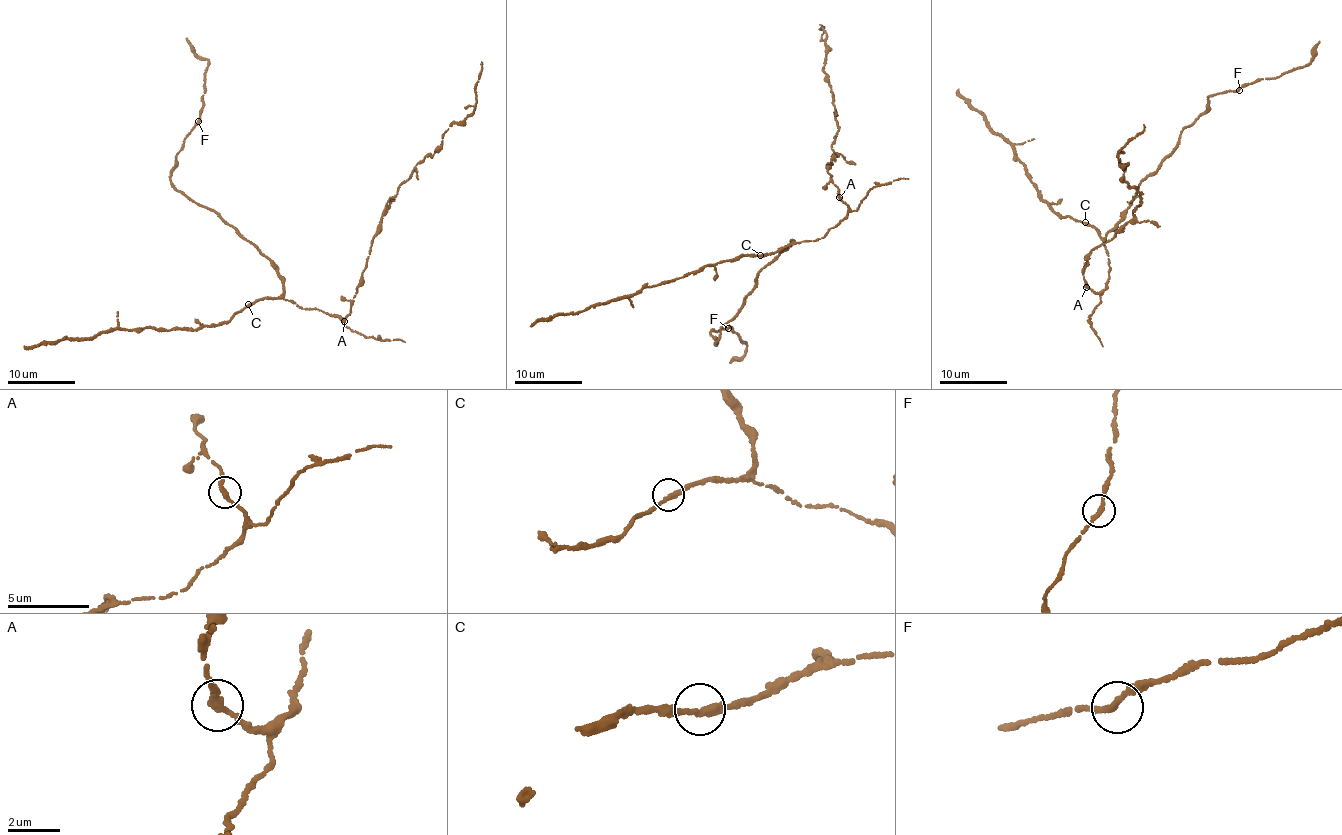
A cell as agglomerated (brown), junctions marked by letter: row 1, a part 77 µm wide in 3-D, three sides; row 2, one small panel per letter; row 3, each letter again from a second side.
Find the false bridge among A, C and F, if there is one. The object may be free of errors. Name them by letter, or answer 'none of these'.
none of these

